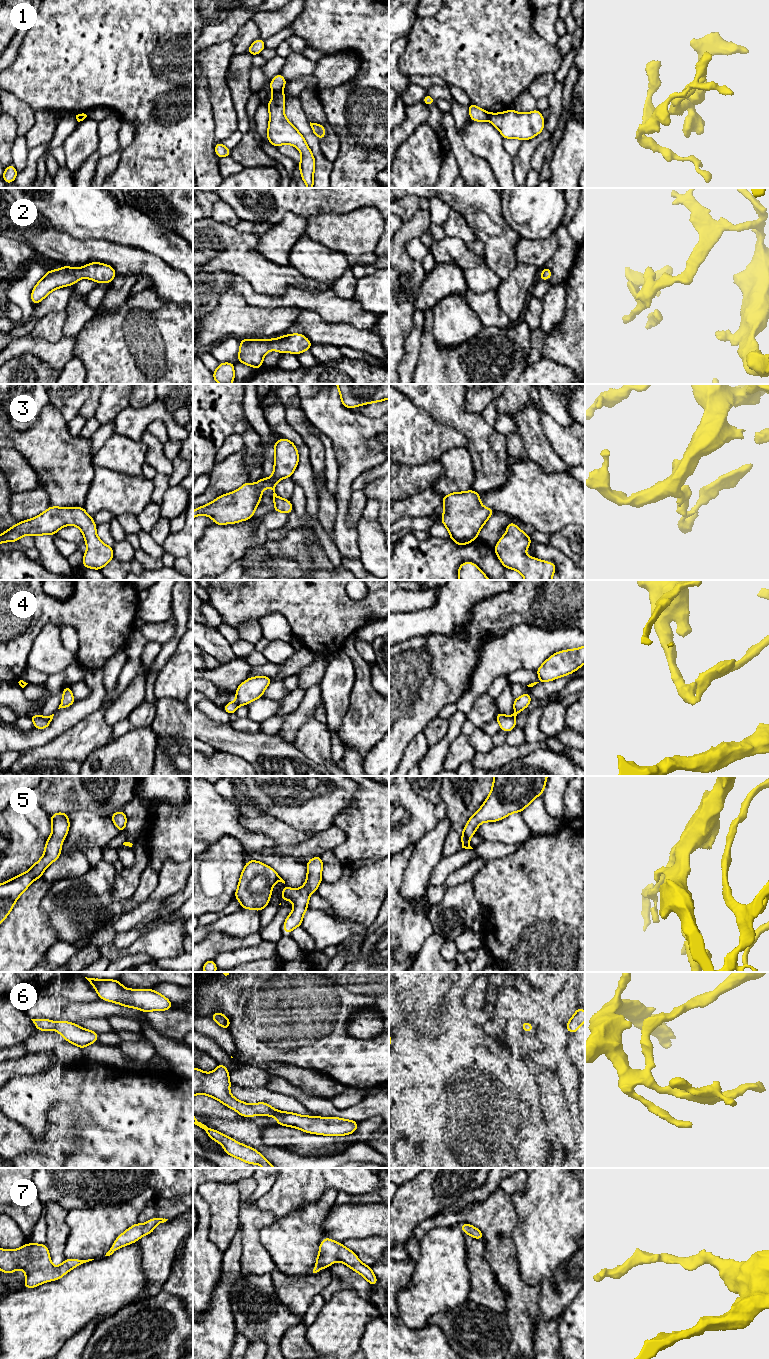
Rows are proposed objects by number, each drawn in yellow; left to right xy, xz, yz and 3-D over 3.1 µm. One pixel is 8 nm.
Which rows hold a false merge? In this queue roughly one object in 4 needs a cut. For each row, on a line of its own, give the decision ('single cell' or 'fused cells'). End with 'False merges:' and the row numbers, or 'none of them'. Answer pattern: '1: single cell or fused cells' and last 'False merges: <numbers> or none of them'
1: fused cells
2: single cell
3: single cell
4: single cell
5: single cell
6: single cell
7: single cell
False merges: 1

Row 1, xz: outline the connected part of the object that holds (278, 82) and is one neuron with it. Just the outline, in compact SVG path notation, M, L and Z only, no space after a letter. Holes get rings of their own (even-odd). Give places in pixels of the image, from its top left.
M279 73L270 81L270 89L272 92L282 91L286 83L286 79Z

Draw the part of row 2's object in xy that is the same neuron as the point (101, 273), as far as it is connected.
M92 262L77 269L65 265L58 270L49 270L33 288L31 302L33 305L40 303L50 292L74 285L81 278L97 283L111 283L116 275L112 266L100 262Z

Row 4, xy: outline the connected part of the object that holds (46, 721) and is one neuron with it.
M34 714L29 715L29 717L33 721L34 728L40 729L40 730L43 730L50 725L50 723L53 719L53 716L54 716L54 714L47 716L47 717L44 717L42 714L39 716L36 716Z

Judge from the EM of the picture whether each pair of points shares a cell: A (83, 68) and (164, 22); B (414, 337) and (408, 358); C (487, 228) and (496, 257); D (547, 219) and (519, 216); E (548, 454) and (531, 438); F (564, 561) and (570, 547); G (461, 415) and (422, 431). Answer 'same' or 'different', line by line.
A: same
B: same
C: same
D: same
E: same
F: different
G: different

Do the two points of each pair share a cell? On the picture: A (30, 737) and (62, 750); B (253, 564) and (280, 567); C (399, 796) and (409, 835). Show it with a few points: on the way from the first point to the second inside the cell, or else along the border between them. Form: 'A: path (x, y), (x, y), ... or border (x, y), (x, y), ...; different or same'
A: border (66, 730), (44, 744), (24, 751); different
B: path (260, 564), (273, 566); same
C: path (399, 806), (399, 816), (407, 825); same

